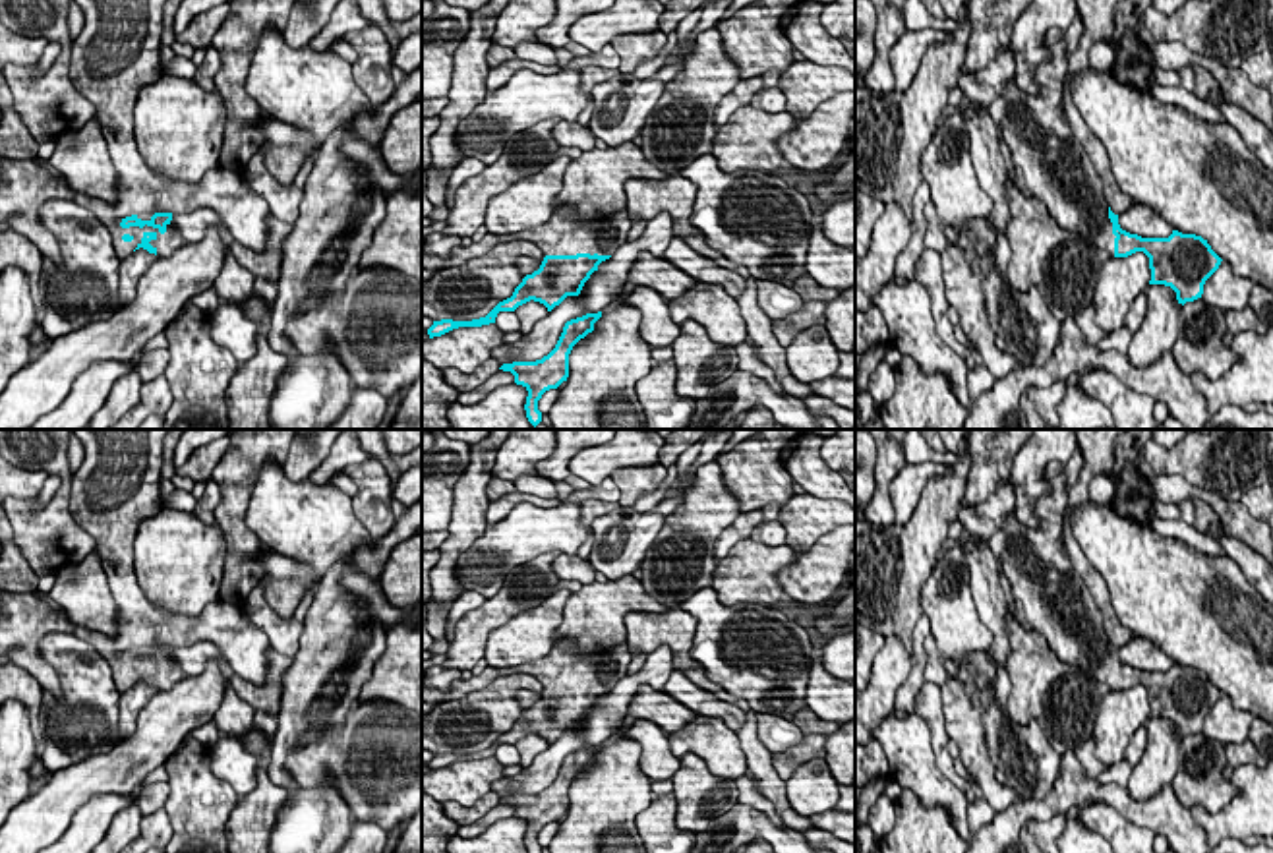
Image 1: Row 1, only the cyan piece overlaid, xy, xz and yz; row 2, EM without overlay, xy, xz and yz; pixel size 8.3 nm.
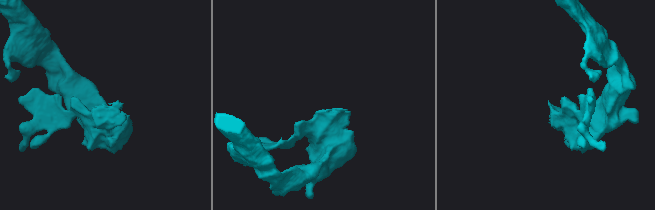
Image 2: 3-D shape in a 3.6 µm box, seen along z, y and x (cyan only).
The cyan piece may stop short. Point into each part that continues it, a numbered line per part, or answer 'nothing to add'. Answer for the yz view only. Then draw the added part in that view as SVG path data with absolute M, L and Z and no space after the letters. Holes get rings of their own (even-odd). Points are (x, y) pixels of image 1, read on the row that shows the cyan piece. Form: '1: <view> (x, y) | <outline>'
1: yz (1051, 165) | M1066 41L1033 72L1041 87L1029 95L1010 77L987 106L1010 147L1018 186L1047 205L1060 228L1091 238L1114 257L1114 234L1103 182L1064 112Z

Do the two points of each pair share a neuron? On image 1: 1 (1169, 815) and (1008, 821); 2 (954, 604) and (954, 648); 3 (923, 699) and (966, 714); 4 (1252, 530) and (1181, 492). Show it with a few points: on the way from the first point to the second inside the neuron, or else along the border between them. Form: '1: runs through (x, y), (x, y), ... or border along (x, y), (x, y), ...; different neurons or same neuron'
1: runs through (1128, 807), (1111, 794), (1065, 794), (1049, 807); same neuron
2: runs through (954, 616), (954, 637); same neuron
3: border along (939, 687), (945, 732), (950, 737); different neurons
4: runs through (1235, 517), (1210, 498), (1198, 494); same neuron

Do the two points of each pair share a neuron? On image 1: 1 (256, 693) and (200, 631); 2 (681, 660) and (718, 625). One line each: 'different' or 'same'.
1: different
2: different

